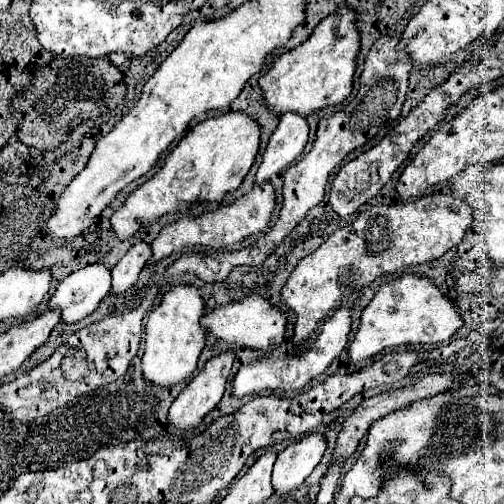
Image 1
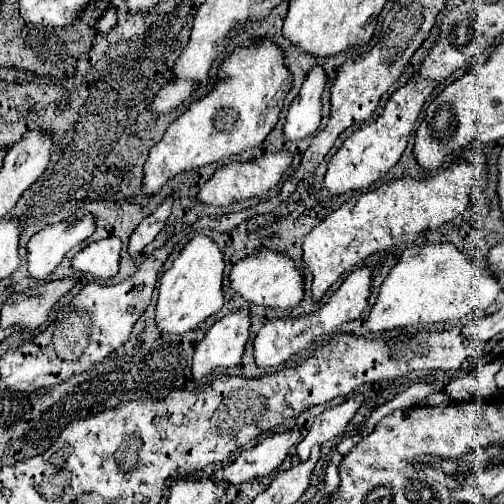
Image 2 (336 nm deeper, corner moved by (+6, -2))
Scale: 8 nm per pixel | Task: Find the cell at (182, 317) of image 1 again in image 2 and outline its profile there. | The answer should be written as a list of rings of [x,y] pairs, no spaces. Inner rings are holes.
[[[196,236],[194,240],[190,240],[160,280],[158,288],[160,294],[156,304],[158,330],[166,334],[186,334],[190,330],[196,330],[212,314],[220,312],[224,302],[222,270],[224,270],[222,252],[210,238]]]

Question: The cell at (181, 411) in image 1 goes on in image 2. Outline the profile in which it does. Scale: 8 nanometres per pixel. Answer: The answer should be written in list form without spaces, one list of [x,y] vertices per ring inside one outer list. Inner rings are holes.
[[[238,310],[222,320],[218,320],[198,344],[192,376],[196,382],[206,380],[216,368],[234,368],[238,366],[250,328],[250,312]]]

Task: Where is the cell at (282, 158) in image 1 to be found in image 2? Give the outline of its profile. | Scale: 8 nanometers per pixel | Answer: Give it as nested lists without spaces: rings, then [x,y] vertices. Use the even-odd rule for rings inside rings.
[[[314,66],[308,72],[308,78],[302,84],[300,94],[292,100],[286,122],[284,122],[284,136],[290,142],[302,140],[306,136],[312,136],[322,120],[322,104],[320,96],[326,84],[326,74],[320,66]]]

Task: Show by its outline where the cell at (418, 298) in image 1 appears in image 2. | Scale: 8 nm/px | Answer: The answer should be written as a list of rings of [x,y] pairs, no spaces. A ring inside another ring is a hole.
[[[452,244],[412,246],[402,252],[398,264],[390,270],[390,274],[382,282],[376,304],[370,310],[366,326],[370,332],[384,332],[384,330],[394,330],[394,328],[404,328],[404,326],[426,326],[426,324],[460,320],[474,310],[488,308],[496,300],[498,290],[500,288],[498,288],[496,280],[492,278],[492,272],[488,268],[482,268],[482,266],[474,264],[472,260],[468,260]]]

